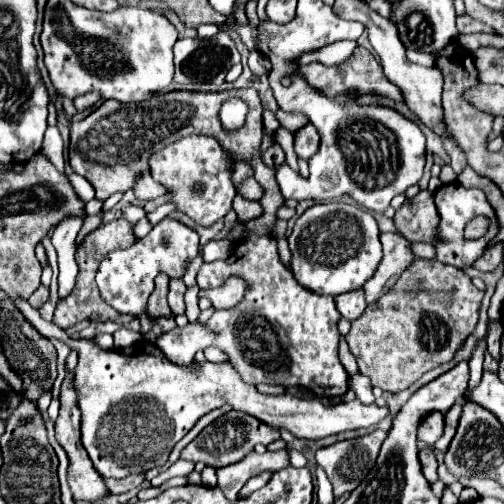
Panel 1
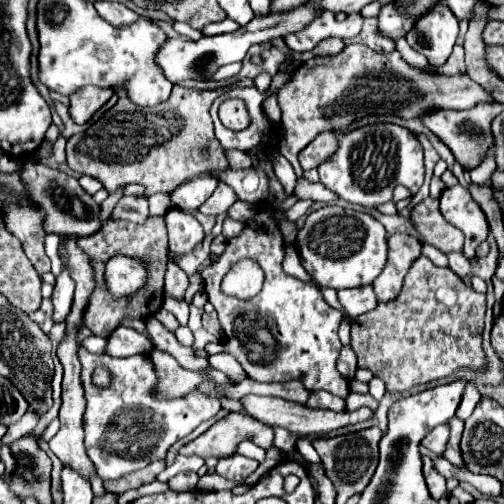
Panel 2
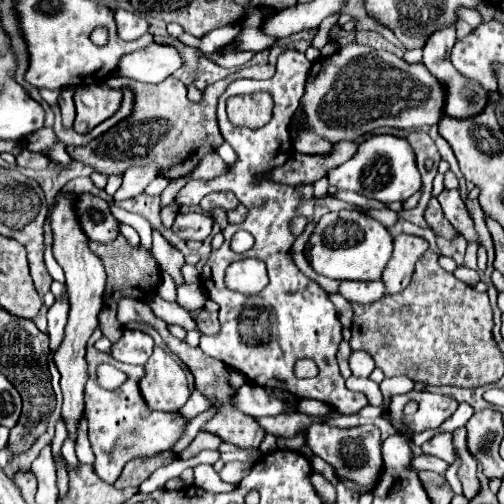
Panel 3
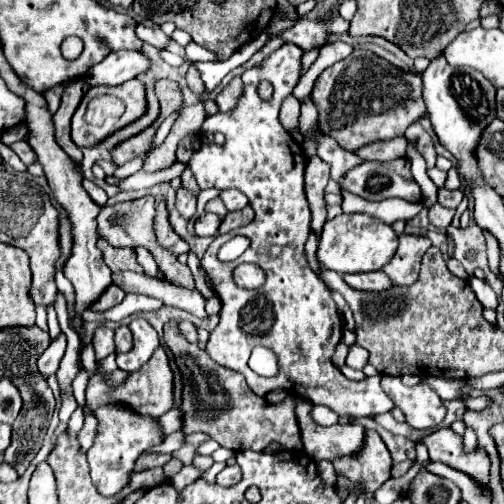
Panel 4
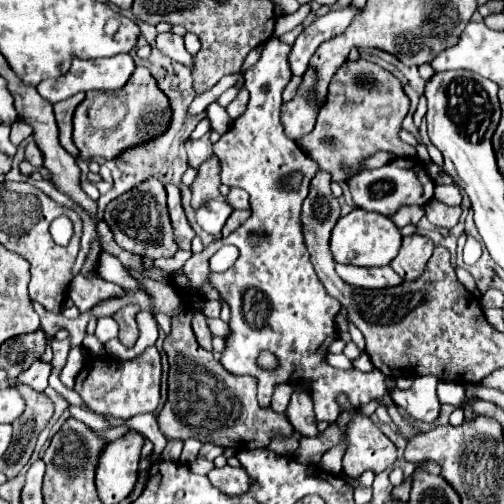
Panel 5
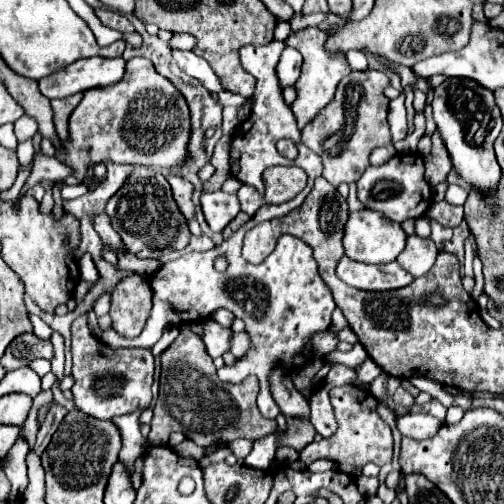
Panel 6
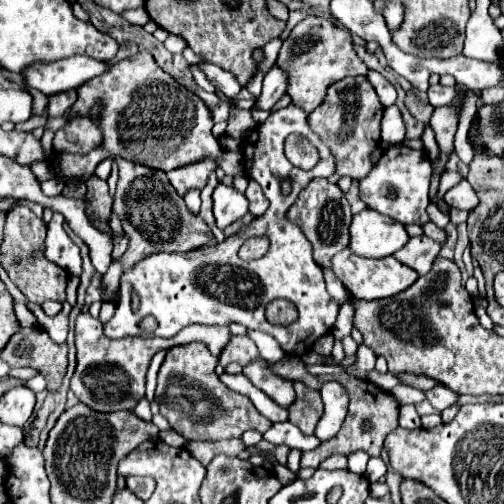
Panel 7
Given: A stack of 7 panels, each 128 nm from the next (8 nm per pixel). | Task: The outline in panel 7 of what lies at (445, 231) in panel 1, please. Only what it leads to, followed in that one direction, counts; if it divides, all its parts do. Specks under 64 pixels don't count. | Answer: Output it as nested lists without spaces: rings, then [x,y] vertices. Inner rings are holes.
[[[462,180],[460,184],[456,184],[454,188],[450,188],[446,194],[444,194],[444,202],[452,208],[460,208],[460,210],[472,210],[476,204],[478,204],[478,196],[474,194],[472,186]]]

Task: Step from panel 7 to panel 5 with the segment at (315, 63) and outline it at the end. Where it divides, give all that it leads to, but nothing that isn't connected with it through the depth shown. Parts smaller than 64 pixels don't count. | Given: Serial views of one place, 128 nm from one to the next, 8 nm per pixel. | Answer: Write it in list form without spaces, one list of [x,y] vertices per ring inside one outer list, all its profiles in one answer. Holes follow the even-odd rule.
[[[306,70],[304,72],[304,82],[298,88],[298,94],[282,104],[282,126],[284,132],[290,140],[300,140],[302,136],[310,134],[316,122],[316,112],[318,112],[318,104],[314,100],[310,100],[312,96],[312,86],[316,84],[316,74],[314,70]]]

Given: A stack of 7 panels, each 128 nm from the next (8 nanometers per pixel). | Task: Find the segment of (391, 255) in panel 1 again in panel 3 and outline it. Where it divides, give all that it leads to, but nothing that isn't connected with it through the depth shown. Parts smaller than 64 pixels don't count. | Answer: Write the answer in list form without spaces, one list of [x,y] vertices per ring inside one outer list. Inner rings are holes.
[[[398,234],[394,238],[394,254],[382,274],[386,294],[398,294],[410,284],[416,260],[428,250],[428,242],[418,236]]]

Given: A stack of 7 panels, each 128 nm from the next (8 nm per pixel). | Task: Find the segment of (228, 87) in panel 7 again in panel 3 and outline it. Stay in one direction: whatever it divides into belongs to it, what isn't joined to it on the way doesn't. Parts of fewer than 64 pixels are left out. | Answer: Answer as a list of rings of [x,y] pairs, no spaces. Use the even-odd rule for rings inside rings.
[[[122,8],[114,10],[114,20],[116,20],[118,36],[122,40],[136,40],[136,38],[140,38],[148,30],[148,22],[144,18],[140,18],[134,12],[122,10]]]

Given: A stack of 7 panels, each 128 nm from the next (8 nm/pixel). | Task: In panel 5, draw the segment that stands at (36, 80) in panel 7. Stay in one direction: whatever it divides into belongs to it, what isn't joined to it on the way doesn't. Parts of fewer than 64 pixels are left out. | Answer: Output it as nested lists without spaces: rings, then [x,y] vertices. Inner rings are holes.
[[[116,54],[116,56],[110,56],[110,58],[100,58],[100,60],[80,60],[74,58],[68,70],[68,74],[60,76],[60,78],[52,78],[52,80],[44,80],[38,88],[40,96],[46,98],[48,102],[56,104],[60,100],[66,100],[70,98],[74,92],[90,92],[90,90],[118,90],[122,88],[130,74],[134,72],[136,64],[132,60],[130,54]]]

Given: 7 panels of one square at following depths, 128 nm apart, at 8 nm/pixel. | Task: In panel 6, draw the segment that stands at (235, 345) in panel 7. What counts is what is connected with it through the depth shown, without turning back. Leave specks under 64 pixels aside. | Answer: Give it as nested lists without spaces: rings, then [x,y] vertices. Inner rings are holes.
[[[212,318],[202,320],[204,324],[204,332],[202,332],[202,340],[206,344],[206,350],[212,358],[222,356],[222,352],[226,352],[230,348],[230,332],[226,328],[222,328],[218,322],[214,322]]]

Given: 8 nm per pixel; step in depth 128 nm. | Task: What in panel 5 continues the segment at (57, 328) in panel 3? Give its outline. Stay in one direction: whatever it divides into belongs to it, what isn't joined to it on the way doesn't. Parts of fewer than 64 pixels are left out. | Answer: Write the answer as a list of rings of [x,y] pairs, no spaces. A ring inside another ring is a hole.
[[[36,360],[36,362],[28,368],[28,372],[20,374],[14,382],[24,382],[24,384],[36,388],[38,392],[44,392],[46,386],[48,386],[48,378],[50,378],[50,374],[52,374],[52,362]]]

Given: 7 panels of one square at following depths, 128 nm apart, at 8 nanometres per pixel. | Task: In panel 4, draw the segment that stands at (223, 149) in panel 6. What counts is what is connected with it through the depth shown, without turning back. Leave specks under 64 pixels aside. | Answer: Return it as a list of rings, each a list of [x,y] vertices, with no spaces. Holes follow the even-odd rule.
[[[180,188],[176,194],[176,208],[182,216],[194,216],[196,214],[196,196]]]

